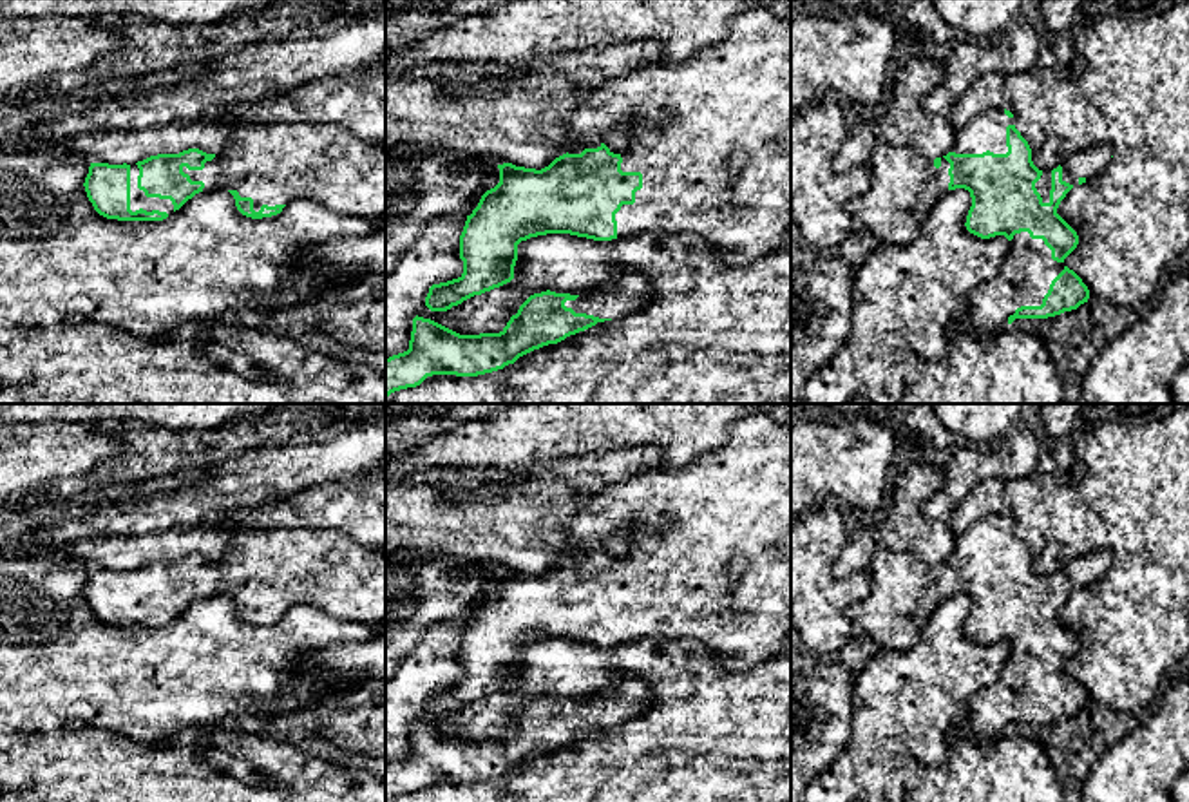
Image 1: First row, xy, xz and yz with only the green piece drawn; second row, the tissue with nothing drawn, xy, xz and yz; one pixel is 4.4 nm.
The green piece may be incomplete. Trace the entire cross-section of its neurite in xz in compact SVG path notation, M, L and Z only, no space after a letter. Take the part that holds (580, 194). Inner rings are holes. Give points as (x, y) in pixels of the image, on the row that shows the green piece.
M766 9L740 13L720 42L697 49L684 62L642 65L599 85L572 81L570 94L577 105L565 148L583 152L566 152L541 170L498 165L499 183L481 196L460 235L463 273L429 288L425 306L431 311L447 311L510 282L518 244L537 235L570 234L612 241L641 232L677 234L706 243L729 266L744 266L778 248L791 232L791 16ZM623 127L630 129L630 143L614 154L603 136Z

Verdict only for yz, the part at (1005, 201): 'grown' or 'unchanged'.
grown

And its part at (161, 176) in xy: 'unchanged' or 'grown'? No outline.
grown

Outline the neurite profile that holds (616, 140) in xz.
M623 127L623 129L614 129L604 132L603 136L603 143L610 148L610 152L614 154L621 154L624 152L624 148L630 143L630 129Z

